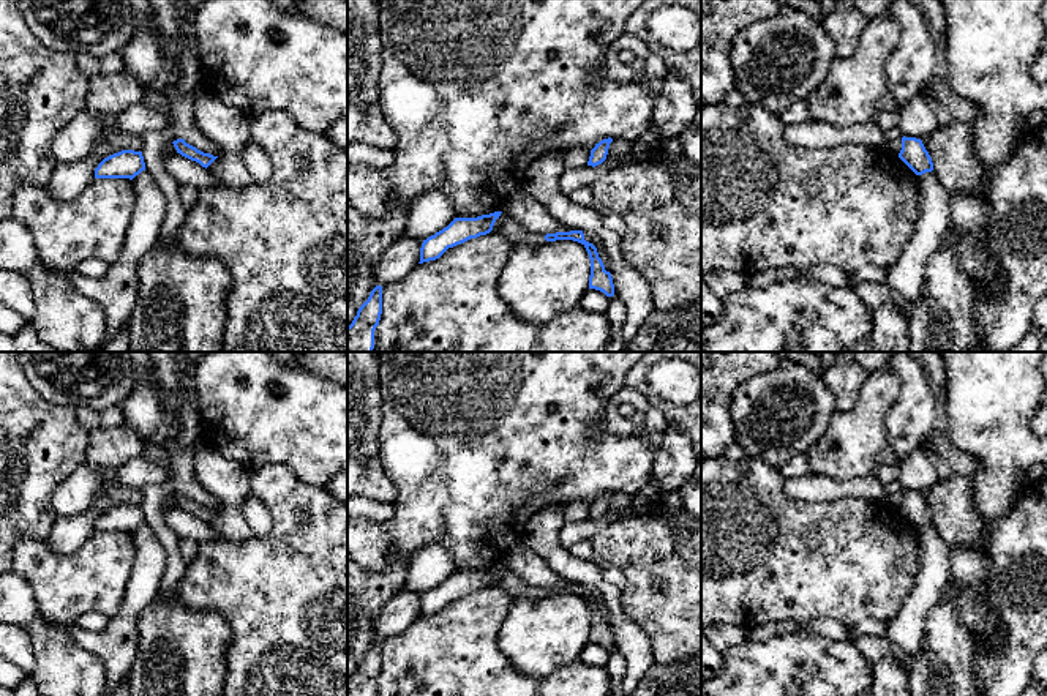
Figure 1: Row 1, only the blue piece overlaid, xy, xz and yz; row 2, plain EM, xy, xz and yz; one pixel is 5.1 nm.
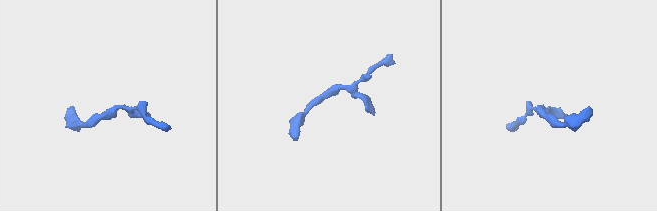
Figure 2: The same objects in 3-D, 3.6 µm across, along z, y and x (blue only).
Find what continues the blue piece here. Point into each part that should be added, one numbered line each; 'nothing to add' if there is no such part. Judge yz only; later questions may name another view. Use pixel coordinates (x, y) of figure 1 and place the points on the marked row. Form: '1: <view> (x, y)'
1: yz (894, 147)

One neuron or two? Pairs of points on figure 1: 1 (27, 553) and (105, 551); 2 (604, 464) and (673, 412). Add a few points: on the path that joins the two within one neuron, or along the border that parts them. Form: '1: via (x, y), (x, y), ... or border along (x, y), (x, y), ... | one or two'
1: via (46, 561), (51, 565), (86, 562) | one
2: border along (652, 406), (668, 423) | two

